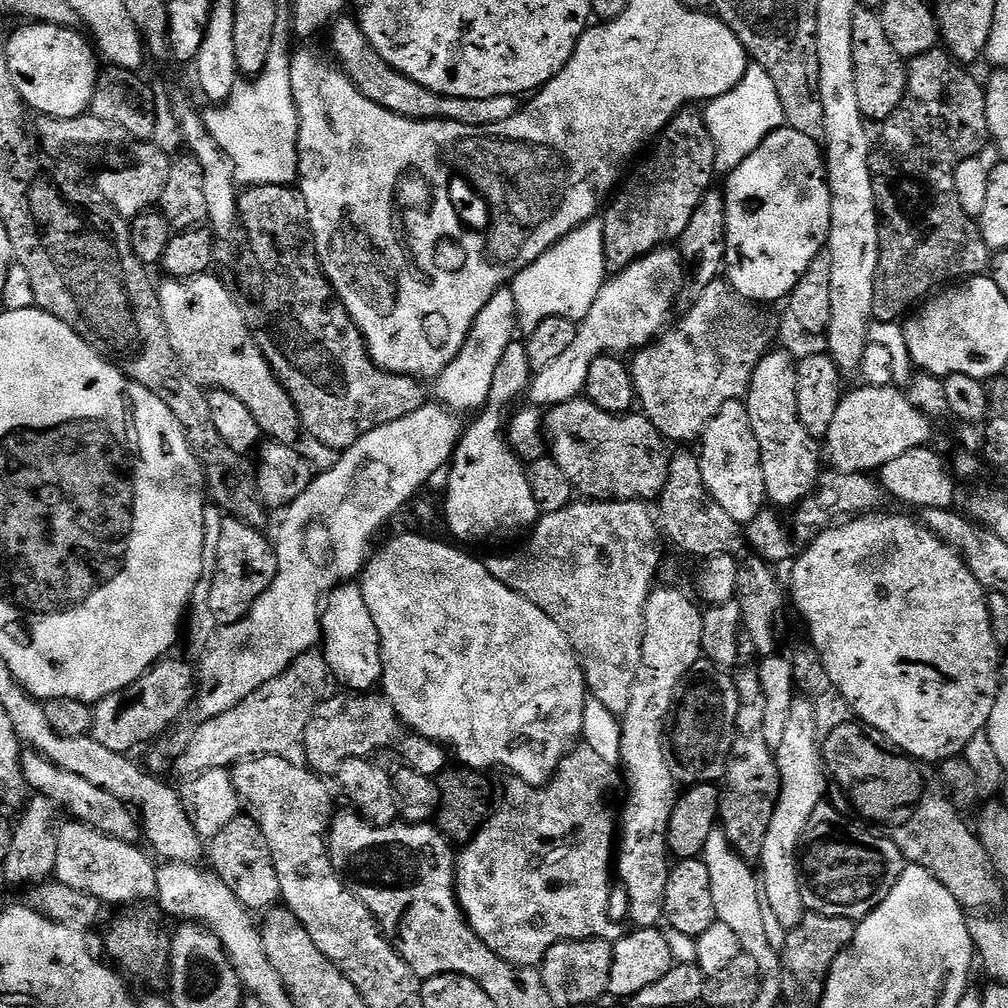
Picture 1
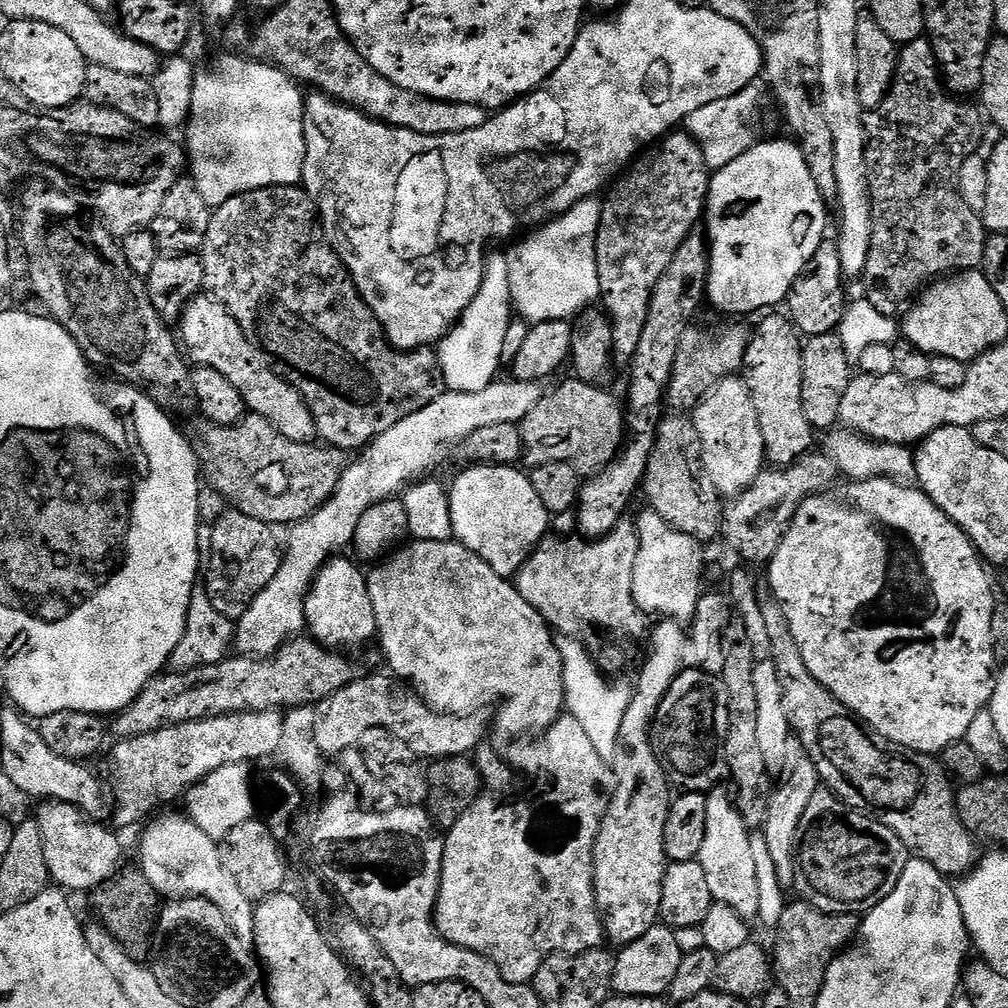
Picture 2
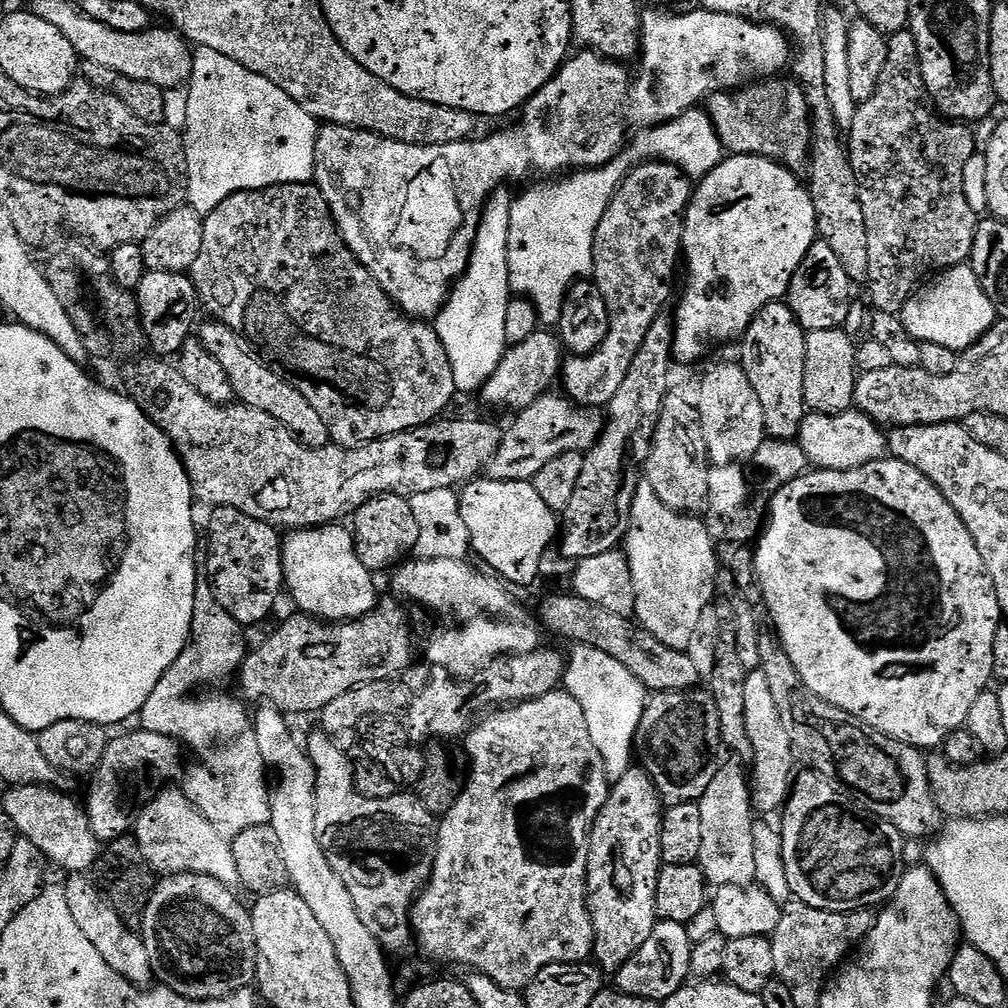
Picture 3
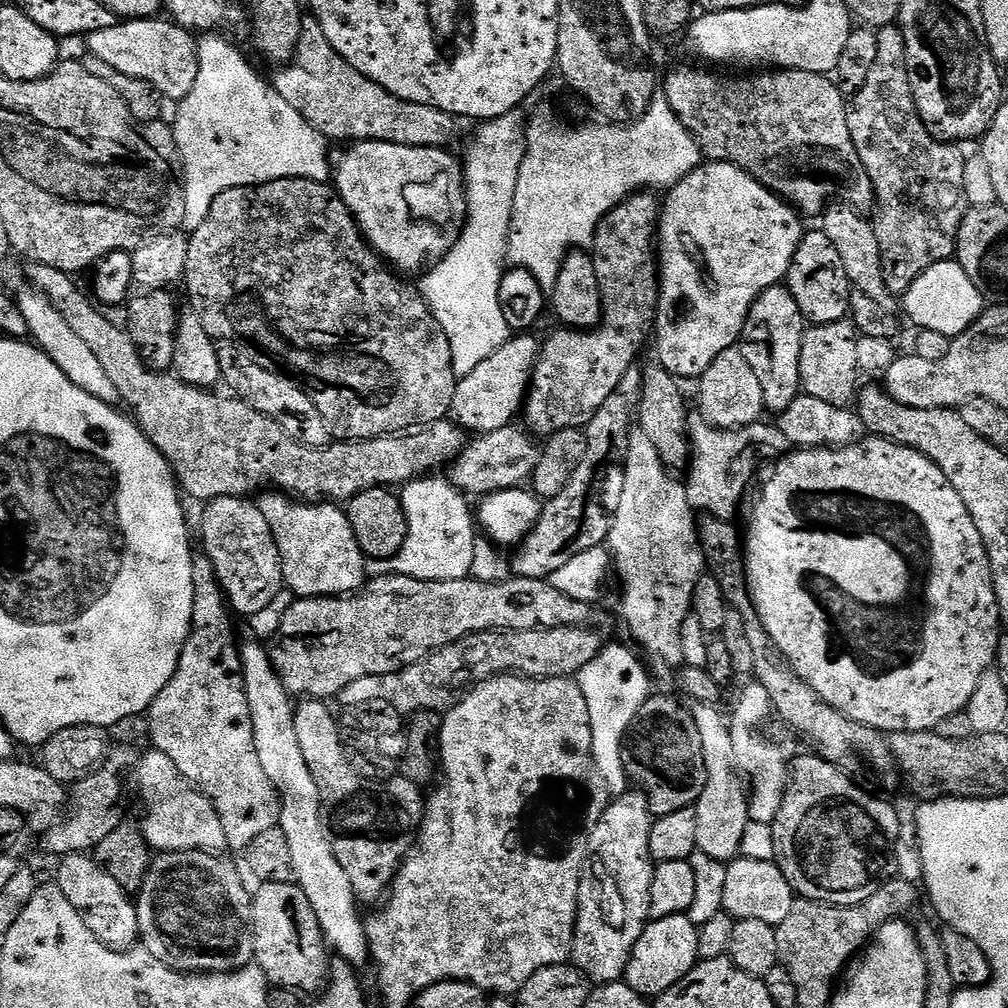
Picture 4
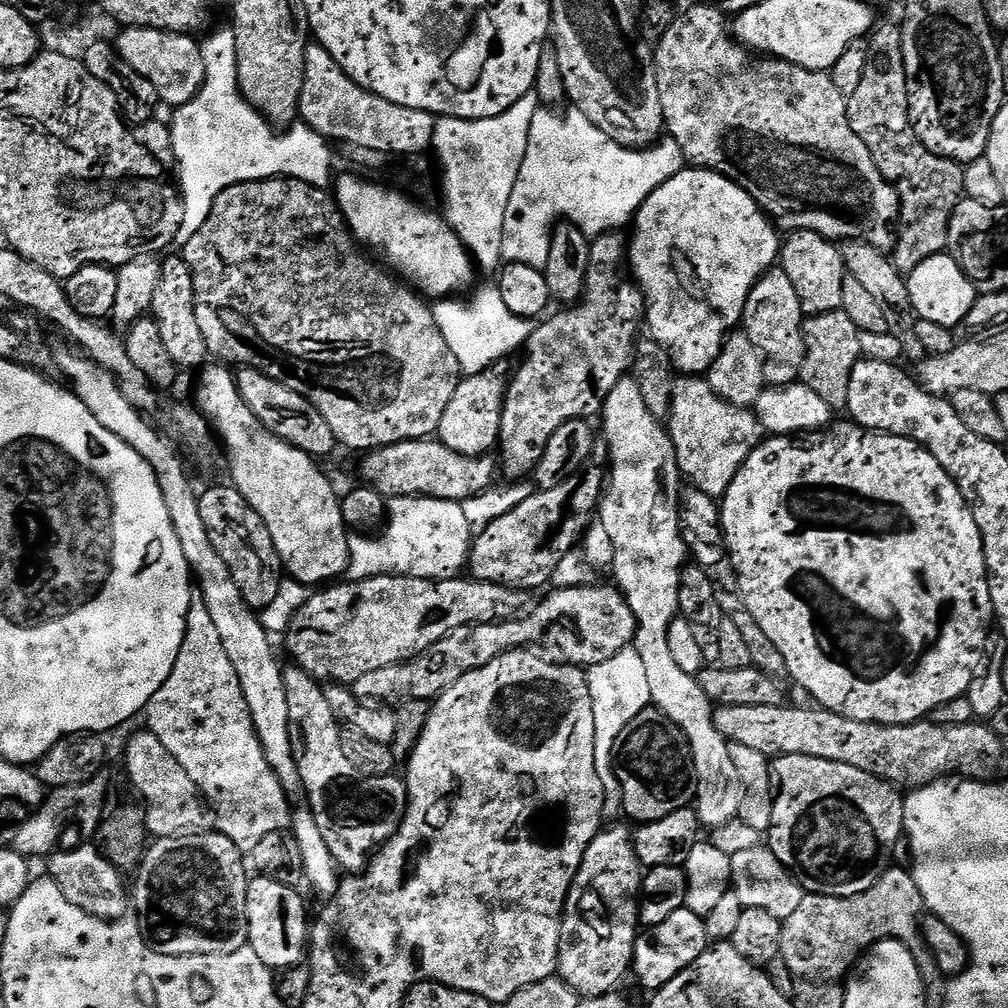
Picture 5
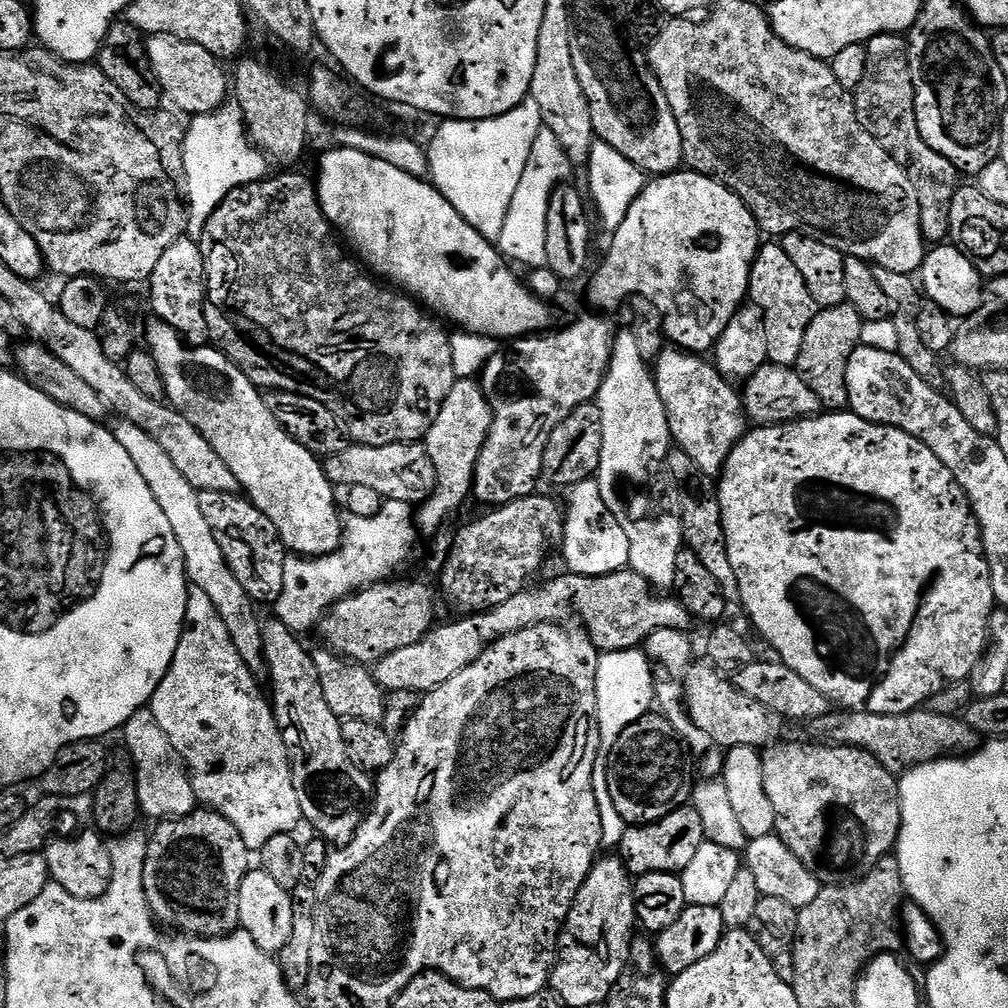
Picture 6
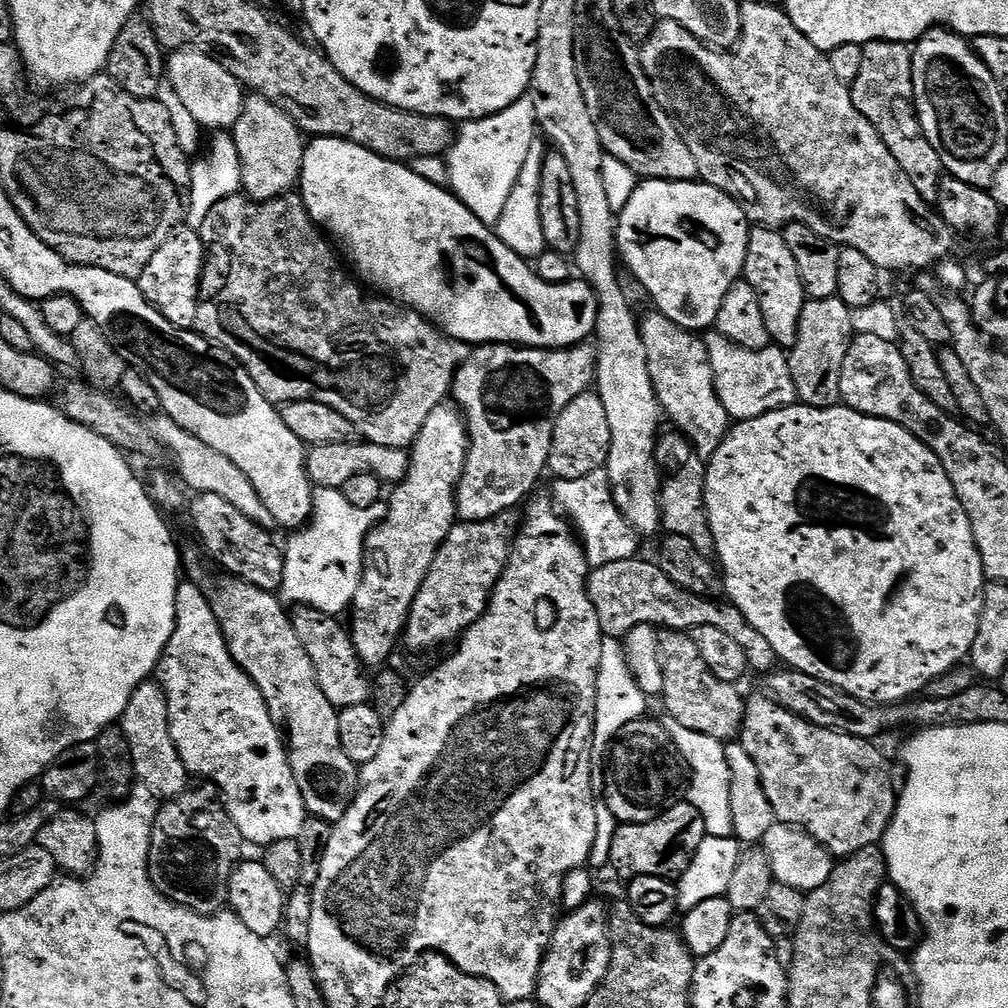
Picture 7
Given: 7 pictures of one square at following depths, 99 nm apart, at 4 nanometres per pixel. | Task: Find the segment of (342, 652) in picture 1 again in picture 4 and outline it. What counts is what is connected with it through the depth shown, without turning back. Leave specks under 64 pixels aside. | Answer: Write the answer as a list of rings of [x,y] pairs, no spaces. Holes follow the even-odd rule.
[[[284,494],[261,495],[258,503],[274,534],[274,542],[278,546],[278,554],[282,562],[284,582],[287,591],[291,592],[293,597],[346,596],[364,587],[366,557],[358,546],[358,538],[354,538],[354,530],[348,521],[348,513],[343,507],[332,502],[293,502]]]

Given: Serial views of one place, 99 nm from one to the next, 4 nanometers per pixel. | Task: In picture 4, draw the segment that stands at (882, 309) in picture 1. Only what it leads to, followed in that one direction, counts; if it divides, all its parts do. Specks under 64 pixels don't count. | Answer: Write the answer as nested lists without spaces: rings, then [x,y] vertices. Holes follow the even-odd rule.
[[[898,26],[881,28],[876,37],[878,55],[866,86],[851,97],[848,125],[876,195],[876,220],[871,225],[880,247],[884,284],[900,298],[930,266],[955,257],[958,230],[966,211],[966,152],[959,143],[932,139],[922,122],[910,86],[904,31]]]

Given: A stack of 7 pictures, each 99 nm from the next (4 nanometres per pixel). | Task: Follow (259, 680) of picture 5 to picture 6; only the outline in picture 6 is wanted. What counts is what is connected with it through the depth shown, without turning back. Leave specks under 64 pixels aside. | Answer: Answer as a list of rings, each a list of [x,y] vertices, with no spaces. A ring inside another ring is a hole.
[[[117,419],[116,425],[111,425],[110,431],[118,442],[122,442],[126,454],[130,454],[134,466],[138,466],[138,474],[146,478],[146,486],[150,488],[150,494],[154,496],[154,502],[162,514],[166,514],[166,522],[170,522],[170,530],[174,530],[174,538],[178,538],[178,546],[182,550],[184,559],[184,574],[187,583],[193,588],[202,590],[214,604],[214,610],[218,612],[218,618],[222,618],[222,626],[226,628],[242,662],[251,670],[264,668],[264,643],[260,629],[261,617],[256,617],[257,605],[248,597],[246,590],[242,590],[242,582],[234,578],[234,570],[226,562],[226,554],[218,546],[214,534],[210,534],[210,526],[202,515],[202,508],[198,506],[200,493],[174,466],[174,461],[166,455],[166,450],[146,434],[146,430],[138,430],[134,422]]]

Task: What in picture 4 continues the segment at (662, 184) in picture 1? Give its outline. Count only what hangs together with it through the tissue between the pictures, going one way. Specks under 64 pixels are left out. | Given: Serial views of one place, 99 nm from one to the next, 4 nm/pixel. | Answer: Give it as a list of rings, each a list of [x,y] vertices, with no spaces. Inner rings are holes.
[[[652,190],[635,192],[598,222],[590,255],[594,274],[598,274],[604,313],[596,328],[559,330],[543,341],[522,409],[529,433],[547,438],[563,428],[587,428],[602,402],[614,394],[626,370],[637,363],[644,343],[653,339],[660,297],[658,225],[662,207],[656,196]]]

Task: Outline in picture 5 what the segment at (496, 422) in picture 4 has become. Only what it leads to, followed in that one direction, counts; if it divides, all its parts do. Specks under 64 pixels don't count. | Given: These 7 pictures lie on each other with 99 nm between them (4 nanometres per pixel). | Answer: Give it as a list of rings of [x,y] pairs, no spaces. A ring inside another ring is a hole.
[[[493,366],[461,379],[454,398],[450,398],[450,406],[446,406],[446,414],[442,414],[438,429],[440,443],[463,456],[487,456],[497,447],[506,391],[506,376],[500,370]]]

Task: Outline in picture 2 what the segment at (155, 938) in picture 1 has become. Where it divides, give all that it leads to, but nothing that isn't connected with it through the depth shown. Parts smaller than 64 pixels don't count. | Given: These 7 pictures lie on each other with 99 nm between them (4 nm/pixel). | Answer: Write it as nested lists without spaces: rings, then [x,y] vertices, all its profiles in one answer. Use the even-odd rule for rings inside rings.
[[[121,867],[102,886],[93,888],[90,893],[92,904],[96,907],[99,923],[116,939],[123,948],[141,962],[149,959],[154,948],[154,937],[158,932],[162,897],[150,884],[150,878],[139,867]],[[148,956],[148,957],[147,957]]]

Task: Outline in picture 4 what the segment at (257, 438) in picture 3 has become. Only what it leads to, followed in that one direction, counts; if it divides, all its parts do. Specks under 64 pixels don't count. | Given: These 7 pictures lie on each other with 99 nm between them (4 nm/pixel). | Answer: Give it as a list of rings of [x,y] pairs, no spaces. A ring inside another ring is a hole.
[[[29,263],[27,267],[28,276],[32,279],[31,287],[44,293],[44,297],[52,303],[54,310],[58,310],[58,314],[62,314],[62,318],[74,330],[74,334],[78,334],[78,338],[86,342],[86,347],[95,354],[98,362],[102,362],[106,375],[118,390],[123,407],[131,413],[137,426],[144,431],[144,437],[164,455],[166,462],[172,467],[179,491],[187,499],[189,496],[192,500],[207,502],[223,496],[248,498],[253,495],[251,492],[275,490],[277,493],[287,494],[304,502],[347,502],[359,492],[371,488],[403,486],[417,478],[427,477],[435,473],[432,472],[435,468],[440,468],[443,464],[444,467],[451,465],[453,460],[464,453],[466,433],[459,424],[448,418],[426,424],[411,434],[379,436],[373,440],[333,442],[324,448],[302,446],[289,438],[286,430],[278,426],[278,422],[266,418],[266,414],[258,414],[258,410],[242,403],[241,400],[229,398],[227,395],[215,396],[217,393],[212,390],[191,388],[189,384],[177,380],[175,375],[161,374],[145,364],[127,331],[103,316],[105,313],[97,307],[93,297],[76,285],[77,277],[73,273],[54,270],[54,266],[45,264]]]

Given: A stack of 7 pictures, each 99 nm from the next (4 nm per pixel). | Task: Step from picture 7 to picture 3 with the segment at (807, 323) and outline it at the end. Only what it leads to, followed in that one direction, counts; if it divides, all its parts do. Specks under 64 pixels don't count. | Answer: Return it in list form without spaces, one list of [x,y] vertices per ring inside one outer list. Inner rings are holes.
[[[844,328],[814,330],[805,335],[804,341],[806,342],[806,368],[802,390],[805,409],[818,414],[842,414],[849,411],[856,398],[857,341]]]

